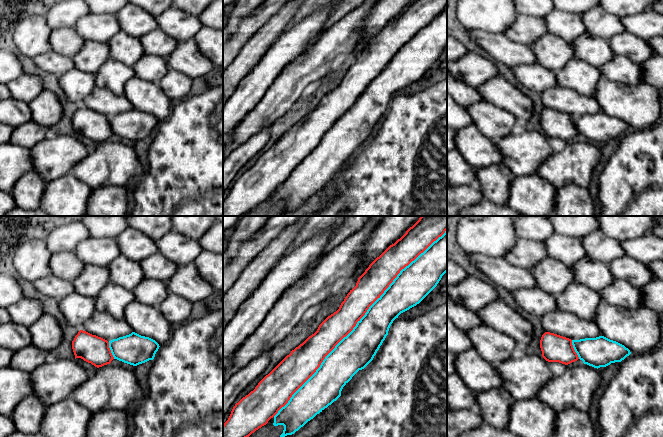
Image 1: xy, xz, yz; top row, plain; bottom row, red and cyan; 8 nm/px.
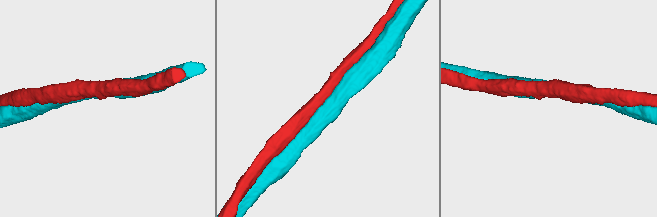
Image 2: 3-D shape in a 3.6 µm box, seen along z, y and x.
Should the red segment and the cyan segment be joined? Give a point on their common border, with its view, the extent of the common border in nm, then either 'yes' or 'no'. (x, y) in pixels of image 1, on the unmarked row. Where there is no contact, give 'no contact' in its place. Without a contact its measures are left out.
xz (359, 96) | 2050 nm | no

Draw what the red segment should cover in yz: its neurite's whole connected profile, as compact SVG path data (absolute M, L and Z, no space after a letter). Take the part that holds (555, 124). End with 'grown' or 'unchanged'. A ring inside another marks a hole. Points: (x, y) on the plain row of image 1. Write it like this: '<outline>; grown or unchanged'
M545 108L540 116L542 133L548 138L568 141L579 135L572 116L554 109Z; unchanged

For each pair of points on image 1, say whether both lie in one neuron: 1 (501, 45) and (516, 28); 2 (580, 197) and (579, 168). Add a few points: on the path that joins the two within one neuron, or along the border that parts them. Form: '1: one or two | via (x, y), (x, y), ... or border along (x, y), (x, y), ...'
1: two | border along (503, 33), (510, 39), (528, 46)
2: two | border along (586, 187), (566, 184), (557, 189)

